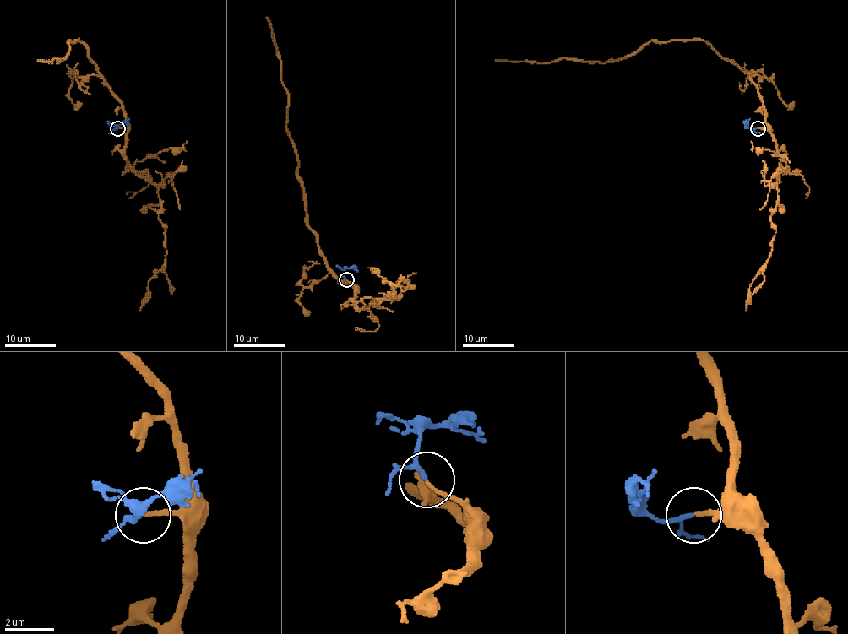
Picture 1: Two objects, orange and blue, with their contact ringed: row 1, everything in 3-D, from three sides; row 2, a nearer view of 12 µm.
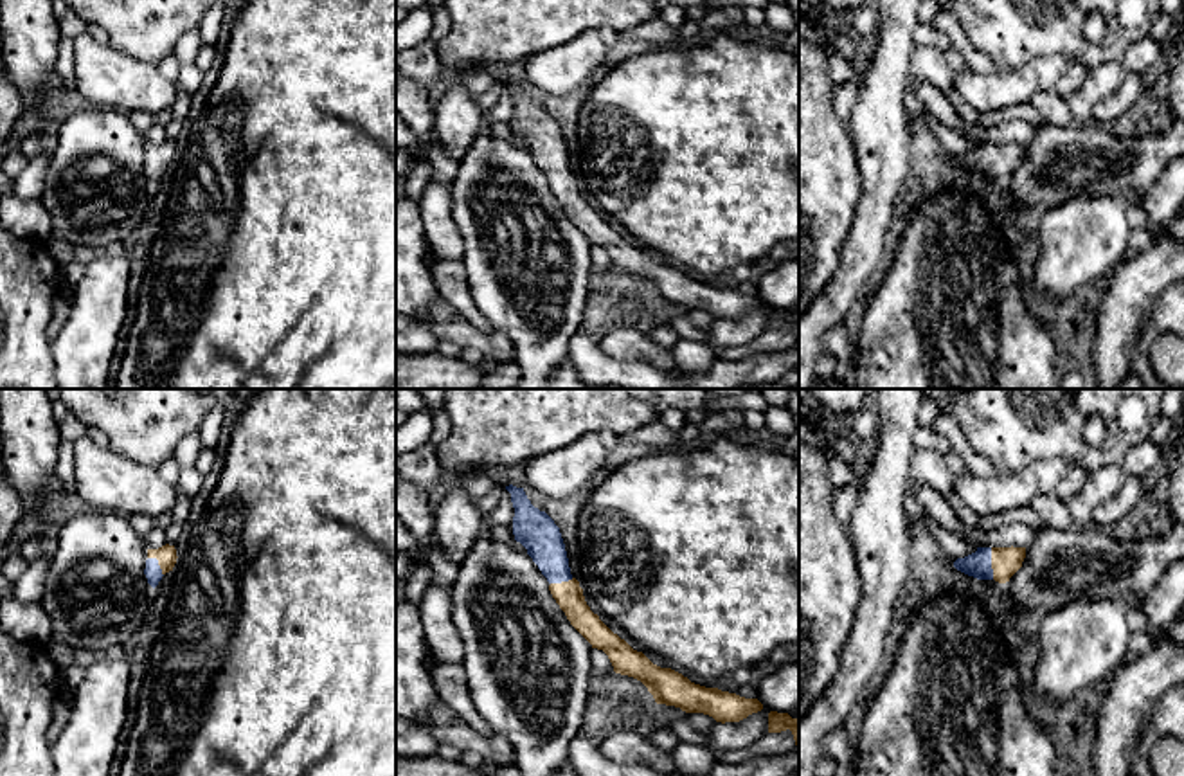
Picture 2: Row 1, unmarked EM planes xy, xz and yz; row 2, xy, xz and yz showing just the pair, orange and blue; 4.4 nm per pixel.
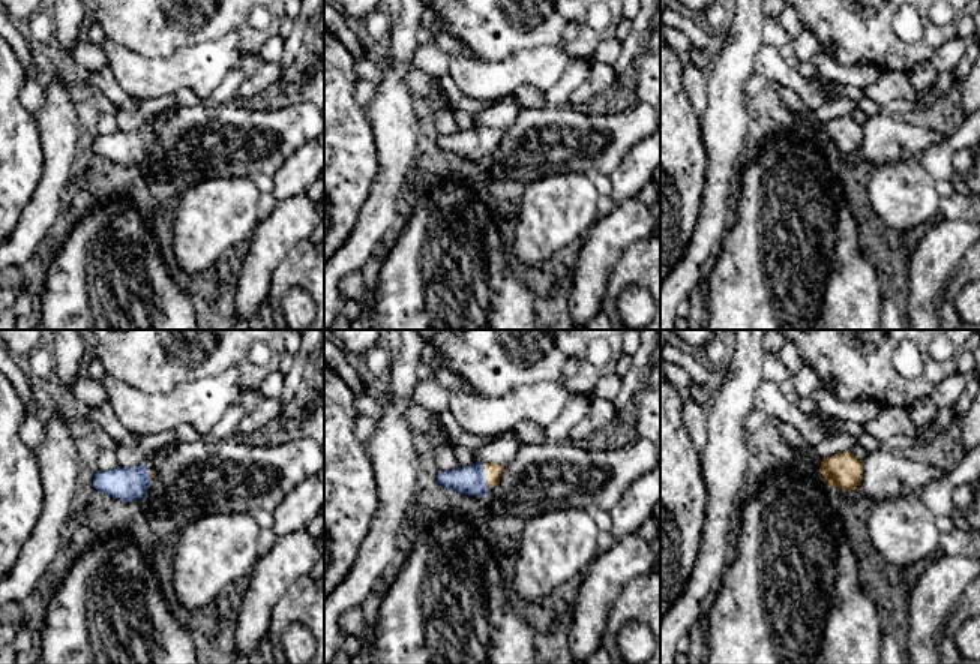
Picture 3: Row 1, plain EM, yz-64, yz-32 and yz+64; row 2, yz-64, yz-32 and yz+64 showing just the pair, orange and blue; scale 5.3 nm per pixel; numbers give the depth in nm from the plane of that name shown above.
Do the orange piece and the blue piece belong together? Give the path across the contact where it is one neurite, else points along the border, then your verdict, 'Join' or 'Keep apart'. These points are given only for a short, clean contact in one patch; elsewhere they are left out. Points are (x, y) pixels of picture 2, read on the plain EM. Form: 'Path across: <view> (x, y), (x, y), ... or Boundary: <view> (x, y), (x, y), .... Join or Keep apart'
Path across: yz (1004, 157), (992, 161), (977, 161). Join

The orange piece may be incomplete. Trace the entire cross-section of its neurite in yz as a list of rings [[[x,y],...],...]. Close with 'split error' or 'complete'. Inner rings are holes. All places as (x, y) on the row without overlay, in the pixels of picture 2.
[[[977,144],[975,149],[957,155],[954,164],[977,176],[1006,180],[1022,164],[1024,155],[1026,144]]] | split error

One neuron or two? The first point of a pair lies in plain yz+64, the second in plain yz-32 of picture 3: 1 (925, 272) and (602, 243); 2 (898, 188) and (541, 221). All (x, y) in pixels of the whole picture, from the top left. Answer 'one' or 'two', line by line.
1: one
2: one

